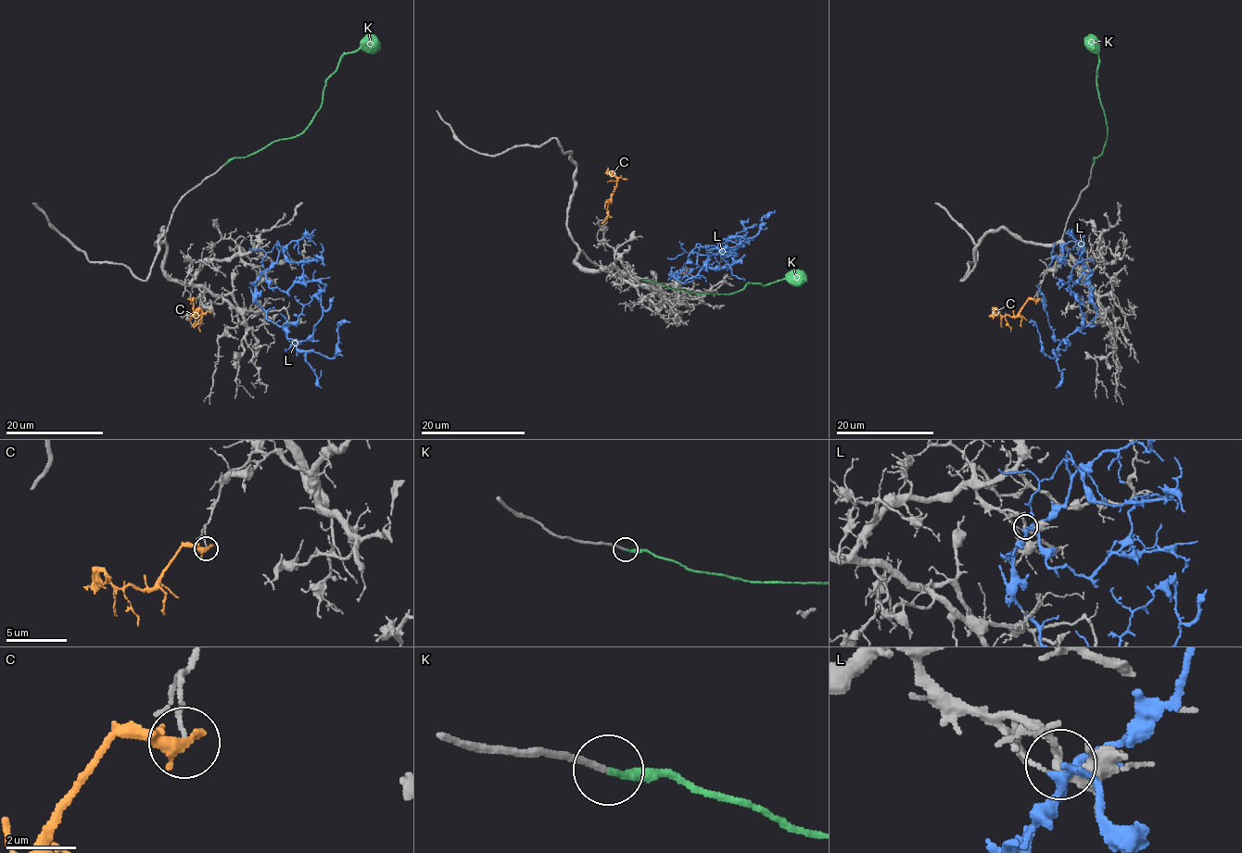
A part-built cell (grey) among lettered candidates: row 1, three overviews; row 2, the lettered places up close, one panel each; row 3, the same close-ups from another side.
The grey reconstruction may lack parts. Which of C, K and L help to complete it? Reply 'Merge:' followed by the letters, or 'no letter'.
Merge: K

